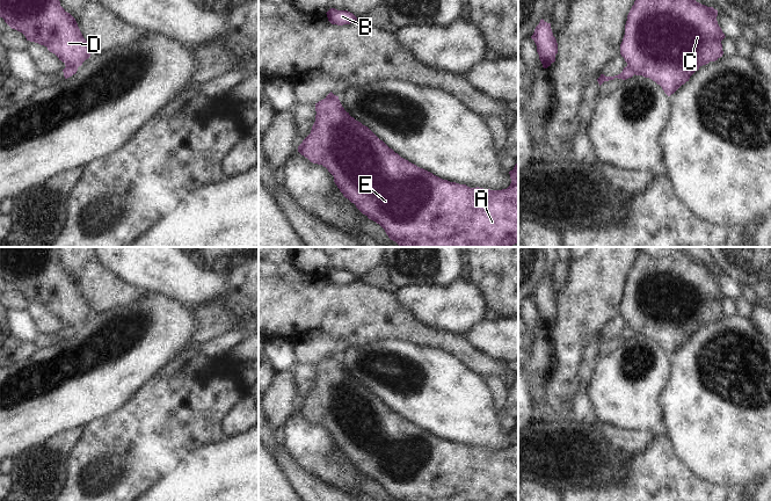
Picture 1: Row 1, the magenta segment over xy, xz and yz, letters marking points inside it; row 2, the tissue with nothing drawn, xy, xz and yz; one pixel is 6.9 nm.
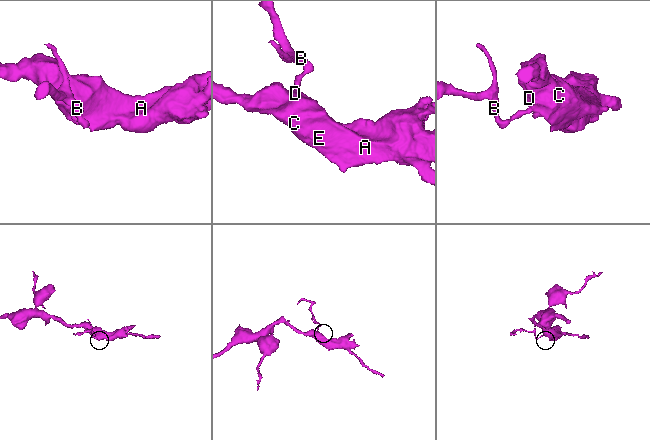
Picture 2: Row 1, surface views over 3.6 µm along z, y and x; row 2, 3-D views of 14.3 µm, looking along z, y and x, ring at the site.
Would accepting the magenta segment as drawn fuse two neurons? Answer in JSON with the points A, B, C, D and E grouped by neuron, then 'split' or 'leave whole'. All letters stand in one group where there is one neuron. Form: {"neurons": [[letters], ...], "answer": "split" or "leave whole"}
{"neurons": [["A", "C", "D", "E"], ["B"]], "answer": "split"}

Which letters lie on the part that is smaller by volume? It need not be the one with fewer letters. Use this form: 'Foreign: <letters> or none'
Foreign: B

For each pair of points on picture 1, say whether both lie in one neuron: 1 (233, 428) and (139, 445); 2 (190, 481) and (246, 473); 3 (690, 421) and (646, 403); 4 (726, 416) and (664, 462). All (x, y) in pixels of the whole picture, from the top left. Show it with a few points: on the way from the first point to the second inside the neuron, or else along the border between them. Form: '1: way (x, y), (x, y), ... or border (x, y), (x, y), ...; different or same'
1: border (234, 405), (222, 423), (223, 436); different
2: way (204, 481), (232, 481); same
3: border (668, 383), (660, 396), (662, 420); different
4: border (666, 434), (676, 456), (693, 473); different

